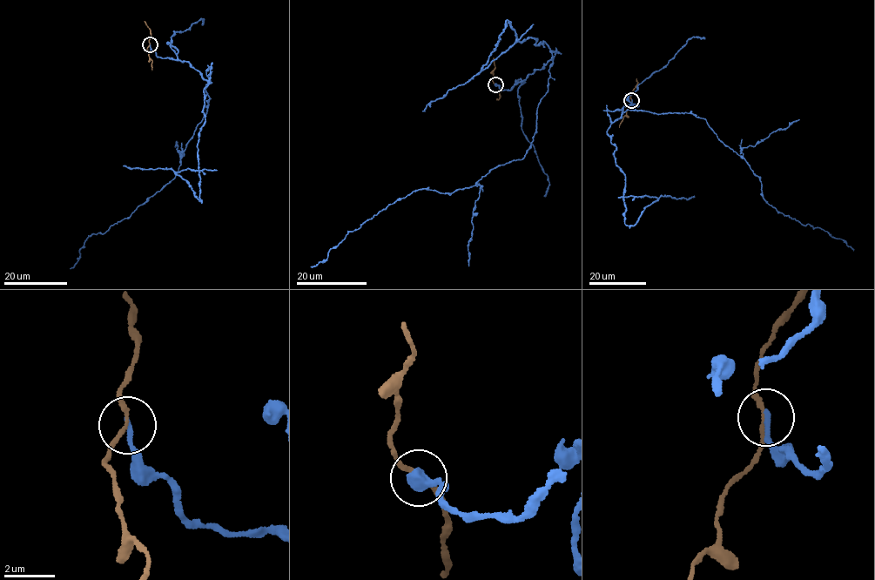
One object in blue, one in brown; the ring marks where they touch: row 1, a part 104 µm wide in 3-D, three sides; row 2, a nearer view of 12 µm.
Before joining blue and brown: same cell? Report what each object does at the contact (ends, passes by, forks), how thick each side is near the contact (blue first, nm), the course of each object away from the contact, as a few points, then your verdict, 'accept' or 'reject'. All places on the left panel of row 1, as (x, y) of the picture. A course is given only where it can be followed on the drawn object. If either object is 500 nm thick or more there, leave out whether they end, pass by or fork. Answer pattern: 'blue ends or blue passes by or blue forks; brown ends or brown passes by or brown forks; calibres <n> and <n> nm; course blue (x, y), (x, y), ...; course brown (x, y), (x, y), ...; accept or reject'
blue ends; brown passes by; calibres 200 and 160 nm; course blue (149, 44), (210, 83), (210, 68), (207, 112), (174, 178), (130, 217), (88, 235), (70, 268); course brown (149, 44), (147, 50), (152, 61), (151, 70); reject

